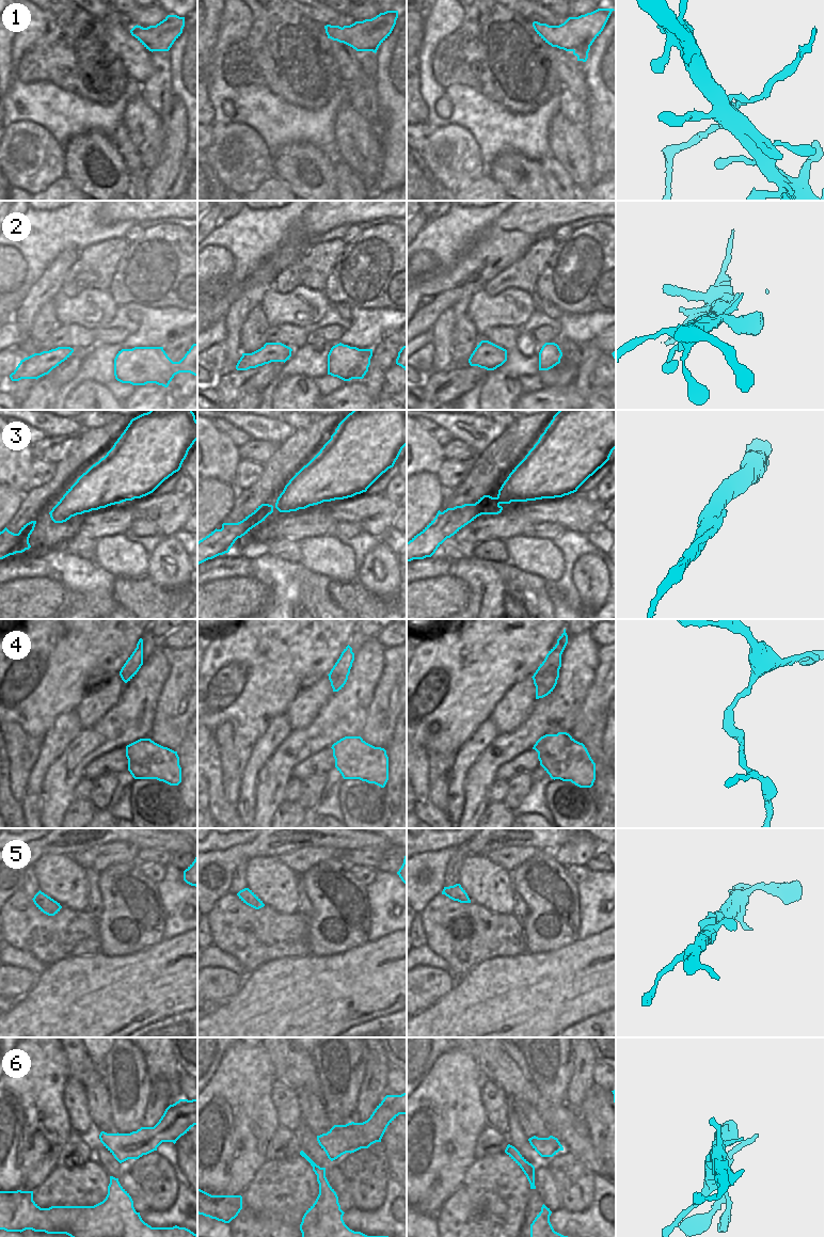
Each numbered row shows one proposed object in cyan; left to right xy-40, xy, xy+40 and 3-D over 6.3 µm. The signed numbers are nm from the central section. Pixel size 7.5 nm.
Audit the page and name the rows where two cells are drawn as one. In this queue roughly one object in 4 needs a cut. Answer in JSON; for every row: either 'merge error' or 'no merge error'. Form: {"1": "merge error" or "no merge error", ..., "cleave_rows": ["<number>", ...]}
{"1": "merge error", "2": "no merge error", "3": "no merge error", "4": "merge error", "5": "no merge error", "6": "no merge error", "cleave_rows": ["1", "4"]}

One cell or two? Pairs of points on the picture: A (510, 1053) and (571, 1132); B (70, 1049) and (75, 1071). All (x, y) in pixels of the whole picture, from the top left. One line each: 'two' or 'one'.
A: one
B: one

